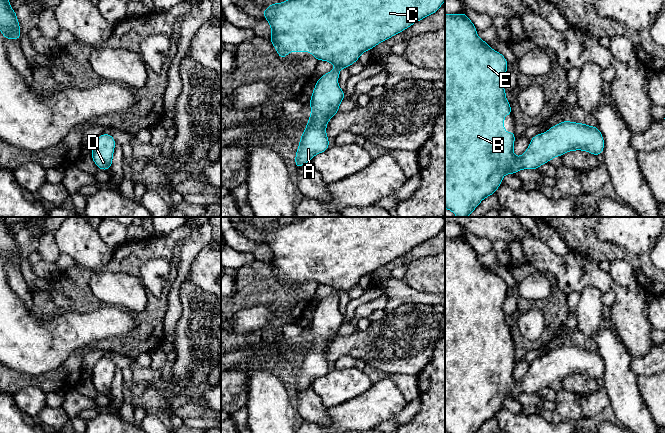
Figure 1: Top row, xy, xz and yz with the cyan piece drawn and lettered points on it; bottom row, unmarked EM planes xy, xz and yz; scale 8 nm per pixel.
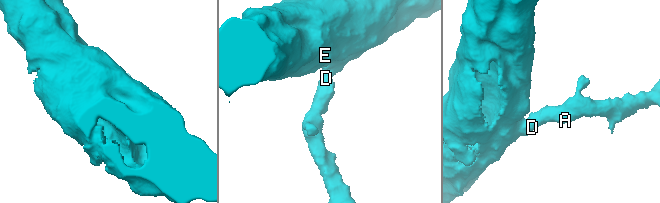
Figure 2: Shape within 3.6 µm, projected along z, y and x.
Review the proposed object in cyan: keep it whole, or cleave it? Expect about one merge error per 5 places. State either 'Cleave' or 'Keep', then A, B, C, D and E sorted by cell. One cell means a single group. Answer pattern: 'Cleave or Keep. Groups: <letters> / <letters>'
Keep. Groups: A B C D E

